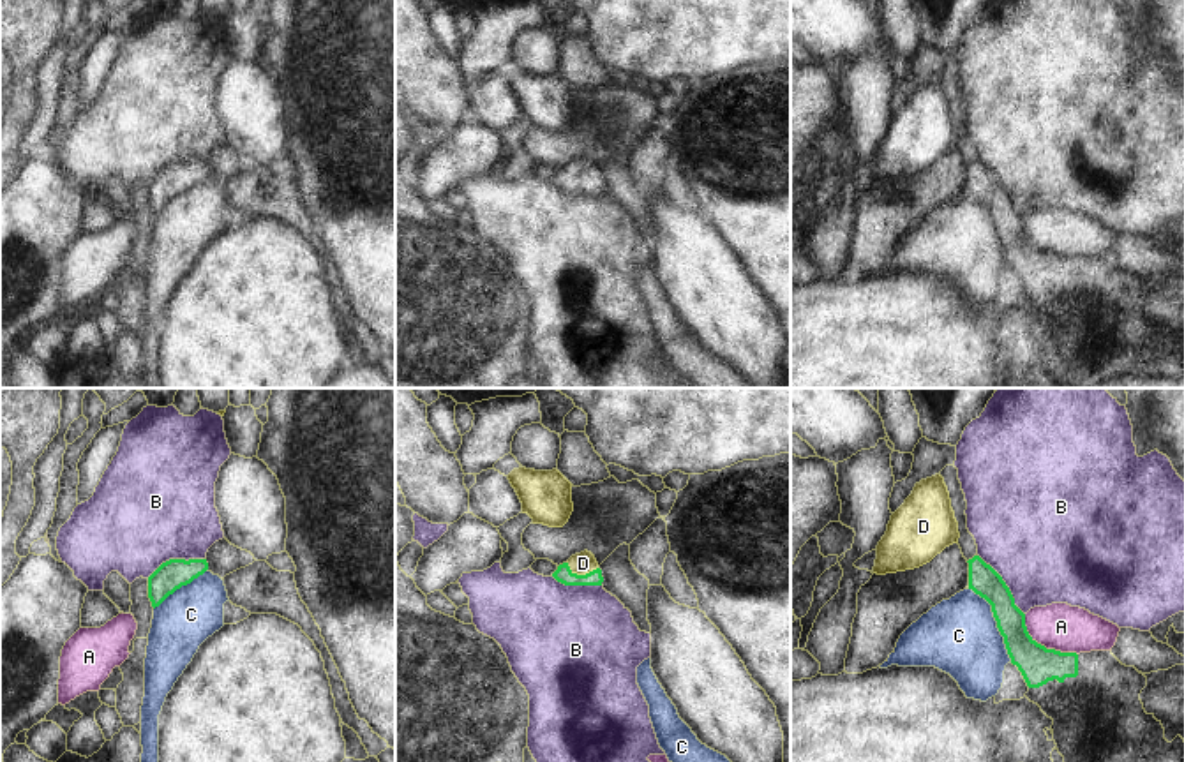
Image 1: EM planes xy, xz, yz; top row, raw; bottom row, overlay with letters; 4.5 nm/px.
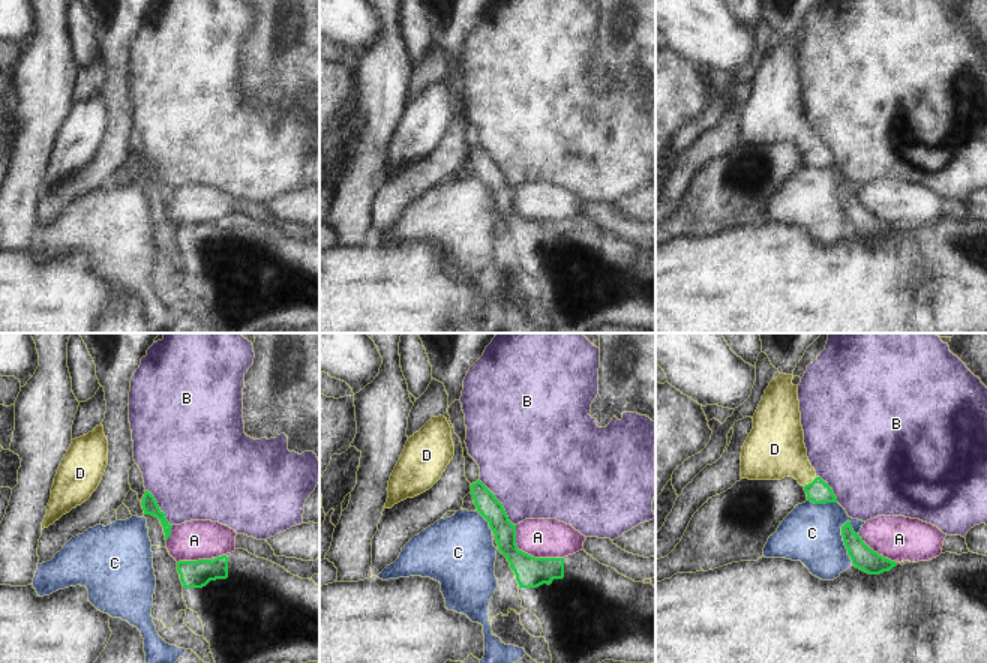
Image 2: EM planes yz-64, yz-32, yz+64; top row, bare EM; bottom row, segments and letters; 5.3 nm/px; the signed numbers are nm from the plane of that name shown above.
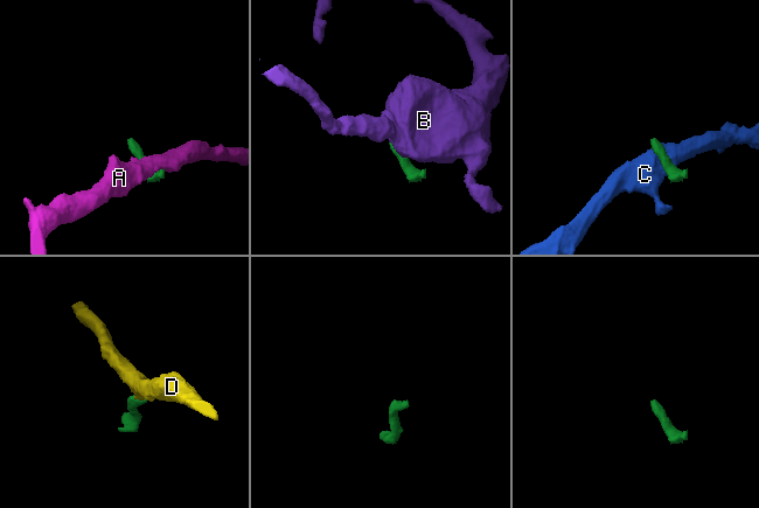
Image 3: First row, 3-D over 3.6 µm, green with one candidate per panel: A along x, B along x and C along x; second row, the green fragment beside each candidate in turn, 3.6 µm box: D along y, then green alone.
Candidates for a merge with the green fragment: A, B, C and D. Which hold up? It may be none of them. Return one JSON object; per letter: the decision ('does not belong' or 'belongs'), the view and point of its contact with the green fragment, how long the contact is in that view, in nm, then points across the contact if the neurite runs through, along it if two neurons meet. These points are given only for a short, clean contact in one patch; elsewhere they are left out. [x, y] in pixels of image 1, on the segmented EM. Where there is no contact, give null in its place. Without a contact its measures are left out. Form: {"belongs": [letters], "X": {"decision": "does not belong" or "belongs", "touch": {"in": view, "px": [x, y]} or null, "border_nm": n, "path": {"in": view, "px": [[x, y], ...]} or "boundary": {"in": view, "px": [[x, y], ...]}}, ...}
{"belongs": ["D"], "A": {"decision": "does not belong", "touch": {"in": "yz", "px": [1043, 646]}, "border_nm": 320, "boundary": {"in": "yz", "px": [[1024, 614], [1024, 625], [1038, 642], [1077, 655]]}}, "B": {"decision": "does not belong", "touch": {"in": "yz", "px": [1004, 584]}, "border_nm": 360, "boundary": {"in": "yz", "px": [[978, 554], [1001, 577], [1013, 604], [1024, 614]]}}, "C": {"decision": "does not belong", "touch": {"in": "yz", "px": [997, 623]}, "border_nm": 400}, "D": {"decision": "belongs", "touch": {"in": "xz", "px": [581, 575]}, "border_nm": 150, "path": {"in": "xz", "px": [[563, 574], [581, 575], [583, 563]]}}}

